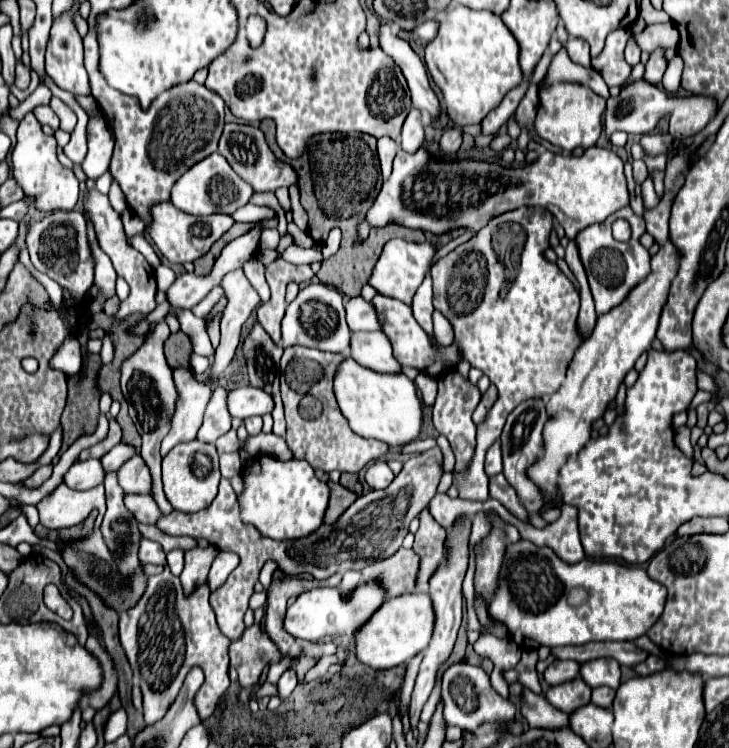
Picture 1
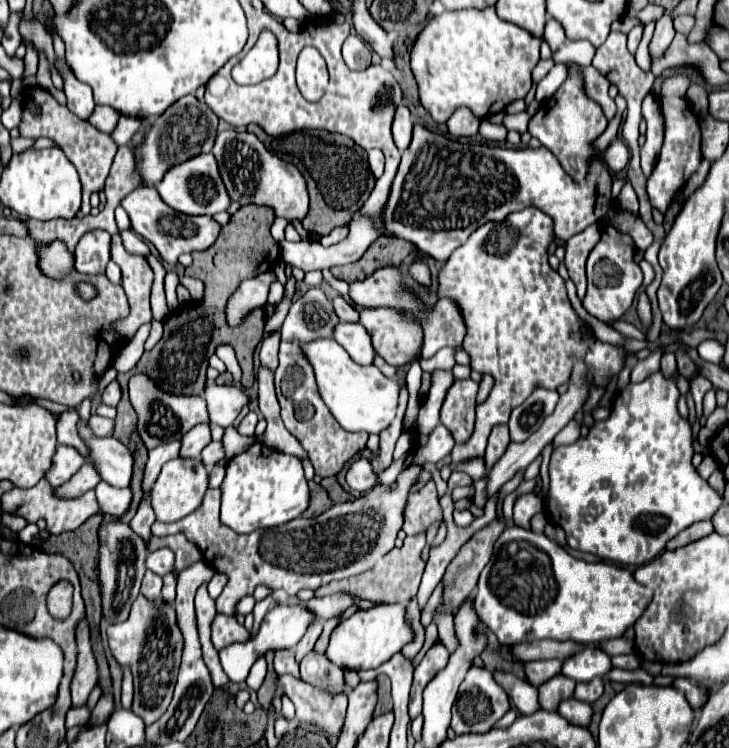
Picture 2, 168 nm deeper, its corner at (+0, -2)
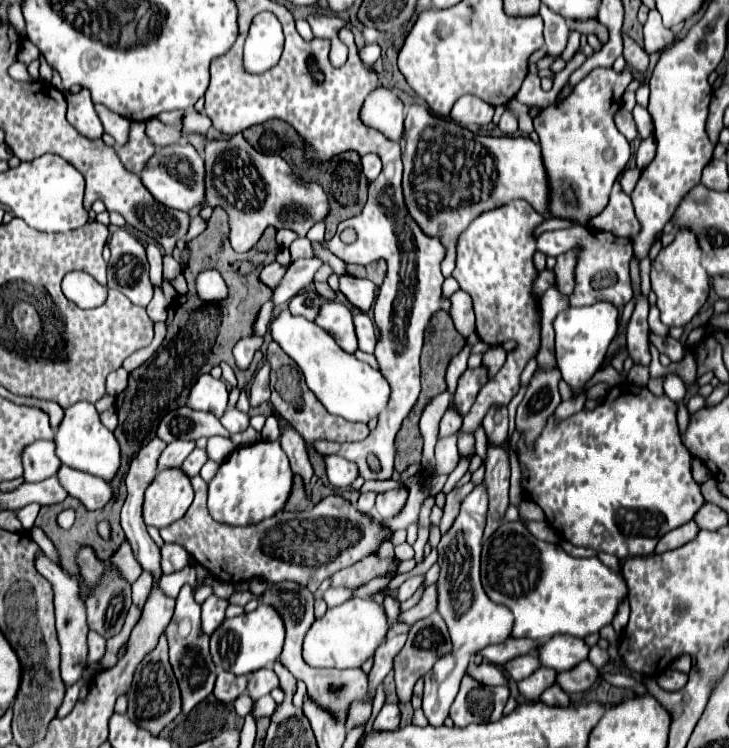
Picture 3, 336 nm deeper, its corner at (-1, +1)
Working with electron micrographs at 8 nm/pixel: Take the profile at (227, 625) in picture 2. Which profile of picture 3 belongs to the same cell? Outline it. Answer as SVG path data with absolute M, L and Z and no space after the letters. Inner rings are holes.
M209 596L209 598L201 604L201 608L203 608L203 614L201 614L203 632L205 632L205 634L211 634L213 628L217 628L217 624L221 624L221 620L225 618L227 600L217 598L217 596Z

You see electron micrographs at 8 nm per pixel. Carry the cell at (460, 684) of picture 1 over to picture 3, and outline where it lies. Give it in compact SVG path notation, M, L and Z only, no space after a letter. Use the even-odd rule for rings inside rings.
M463 676L459 694L451 706L451 718L455 726L461 728L481 722L497 722L503 716L507 698L507 686L485 686L477 684L477 680L469 676Z

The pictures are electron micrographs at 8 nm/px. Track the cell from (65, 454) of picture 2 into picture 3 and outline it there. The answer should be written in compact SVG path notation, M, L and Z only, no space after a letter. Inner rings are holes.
M45 440L29 444L23 450L21 458L23 458L25 482L41 482L53 476L53 472L57 472L57 468L61 466L57 456L53 454L53 442L45 442Z

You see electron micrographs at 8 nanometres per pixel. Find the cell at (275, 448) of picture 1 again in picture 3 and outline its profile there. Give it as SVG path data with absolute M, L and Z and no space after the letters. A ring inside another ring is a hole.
M221 436L209 438L209 440L207 440L207 448L205 448L207 458L213 460L213 462L217 462L217 464L225 462L225 458L227 458L233 450L235 450L233 442L231 442L229 438L221 438Z

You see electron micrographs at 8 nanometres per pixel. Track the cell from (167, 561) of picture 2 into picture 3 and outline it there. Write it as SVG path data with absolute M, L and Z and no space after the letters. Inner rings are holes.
M165 544L161 548L161 568L163 574L171 574L171 572L179 572L185 566L195 566L193 558L189 556L189 552L181 546L181 544Z

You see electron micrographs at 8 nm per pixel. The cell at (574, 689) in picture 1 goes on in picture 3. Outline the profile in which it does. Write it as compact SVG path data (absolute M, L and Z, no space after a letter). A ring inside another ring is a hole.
M539 666L527 680L517 682L517 688L519 688L519 692L527 700L539 700L541 692L545 688L549 688L549 684L555 684L555 674L557 674L555 670L545 668L545 666Z

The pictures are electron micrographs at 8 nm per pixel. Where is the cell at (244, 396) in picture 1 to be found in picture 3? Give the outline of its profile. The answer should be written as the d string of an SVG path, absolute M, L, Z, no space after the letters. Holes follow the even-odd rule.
M201 374L193 388L189 390L187 406L191 410L205 410L221 418L223 412L227 410L227 398L229 392L223 380L217 380L211 374Z

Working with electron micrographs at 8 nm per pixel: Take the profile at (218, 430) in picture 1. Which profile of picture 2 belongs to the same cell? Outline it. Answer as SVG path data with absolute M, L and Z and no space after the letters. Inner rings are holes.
M200 423L200 425L192 427L192 429L182 437L180 455L182 455L182 457L200 457L202 449L204 449L210 441L212 441L210 423Z

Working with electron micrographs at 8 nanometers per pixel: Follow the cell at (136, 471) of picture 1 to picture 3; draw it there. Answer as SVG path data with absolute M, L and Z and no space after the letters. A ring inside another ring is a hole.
M77 402L77 404L65 408L65 416L63 416L59 428L55 430L53 442L55 442L57 458L61 460L61 464L65 464L69 468L99 476L107 482L111 482L119 470L119 458L121 458L119 444L117 444L113 432L109 432L101 424L95 406L89 402Z

